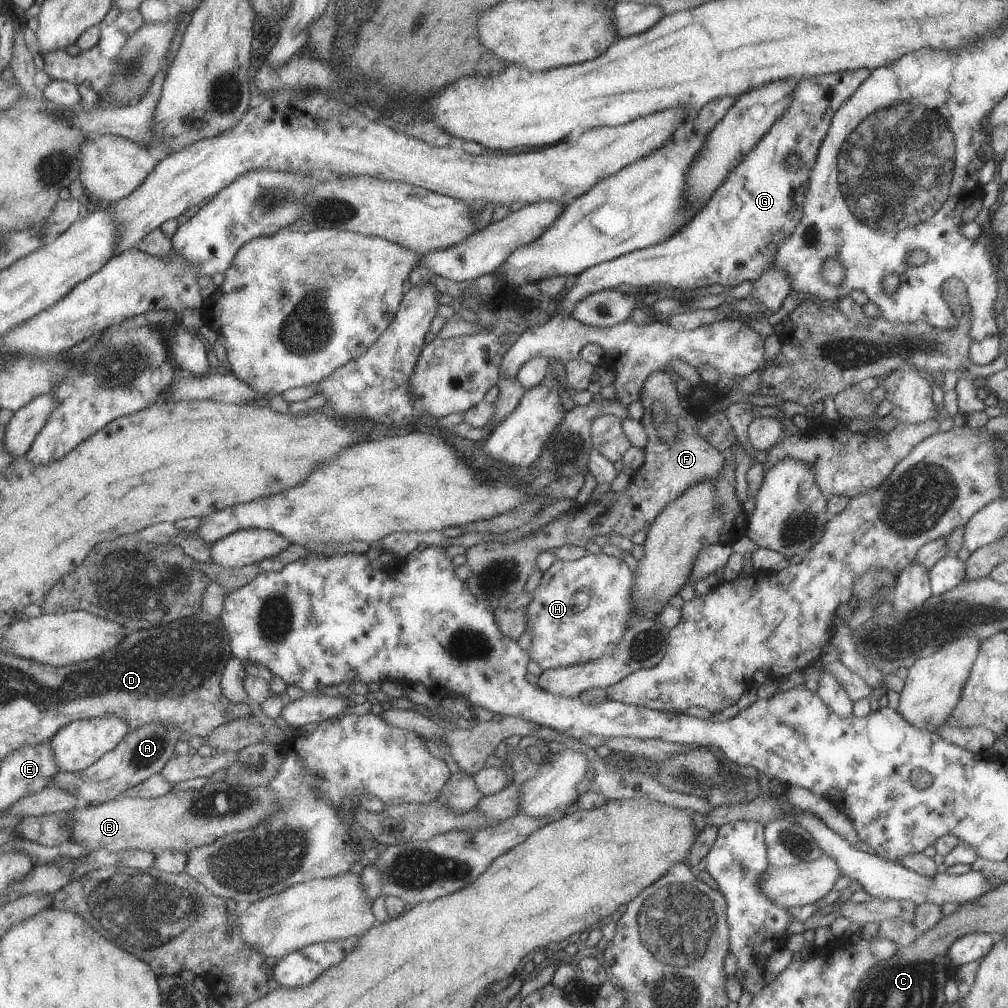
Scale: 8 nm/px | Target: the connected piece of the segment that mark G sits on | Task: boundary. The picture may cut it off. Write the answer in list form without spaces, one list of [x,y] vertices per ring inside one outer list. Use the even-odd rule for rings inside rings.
[[[857,69],[828,75],[802,77],[793,89],[791,100],[783,116],[776,120],[771,128],[757,141],[757,144],[740,160],[740,163],[727,175],[727,178],[716,188],[703,208],[695,213],[676,233],[663,242],[649,245],[641,250],[631,251],[580,272],[575,282],[564,296],[557,296],[551,307],[552,312],[569,315],[571,309],[584,296],[601,289],[614,289],[619,284],[625,286],[651,286],[661,284],[683,291],[705,288],[711,284],[734,287],[740,282],[755,282],[761,273],[772,264],[781,241],[787,238],[800,221],[807,181],[811,169],[815,166],[816,156],[821,141],[827,134],[835,111],[847,100],[848,96],[861,84],[868,75],[868,70]],[[795,153],[803,163],[798,171],[783,166],[785,155]]]

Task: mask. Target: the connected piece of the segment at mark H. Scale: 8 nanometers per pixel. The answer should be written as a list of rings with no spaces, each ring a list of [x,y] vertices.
[[[605,553],[588,554],[574,561],[555,560],[541,573],[539,585],[532,591],[532,599],[525,605],[524,632],[529,632],[528,660],[536,662],[541,670],[558,669],[588,663],[610,655],[625,630],[635,622],[631,589],[634,574],[623,559]]]

